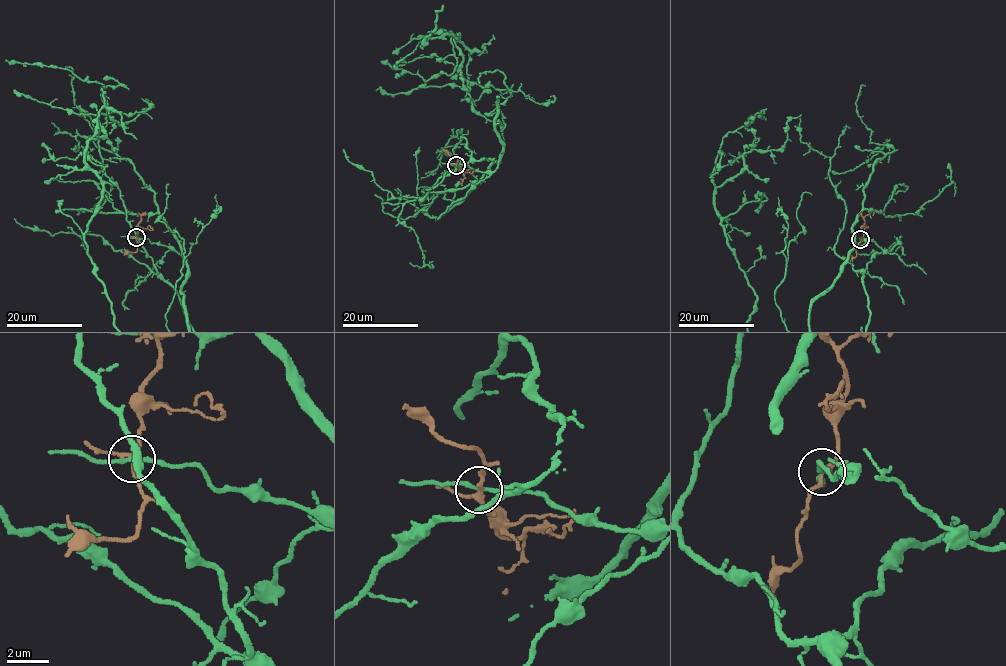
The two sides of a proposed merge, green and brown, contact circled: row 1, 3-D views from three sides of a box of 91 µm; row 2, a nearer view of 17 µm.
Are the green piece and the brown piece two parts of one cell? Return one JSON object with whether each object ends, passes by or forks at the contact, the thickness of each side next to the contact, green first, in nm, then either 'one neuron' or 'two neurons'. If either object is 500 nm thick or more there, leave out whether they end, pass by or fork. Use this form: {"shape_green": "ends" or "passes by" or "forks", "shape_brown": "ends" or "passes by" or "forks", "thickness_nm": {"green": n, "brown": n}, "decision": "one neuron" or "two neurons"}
{"shape_green": "passes by", "shape_brown": "forks", "thickness_nm": {"green": 180, "brown": 190}, "decision": "two neurons"}

